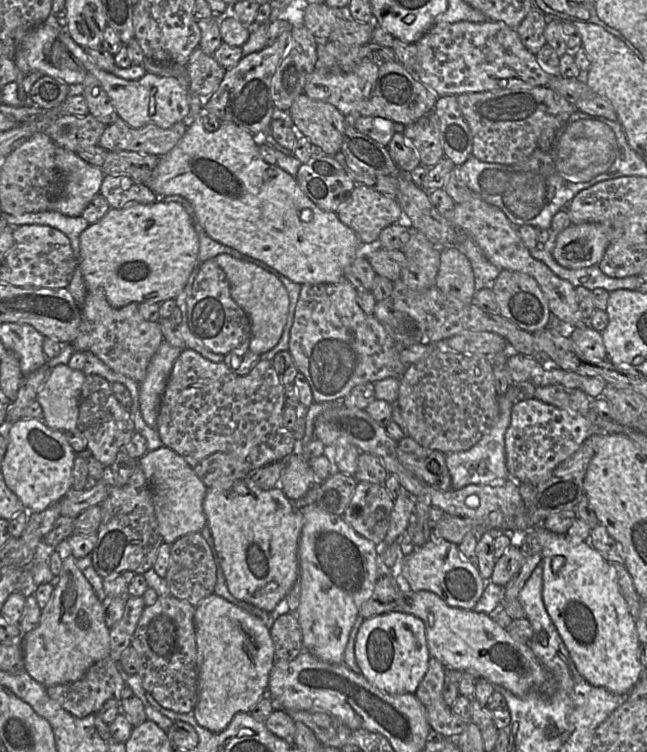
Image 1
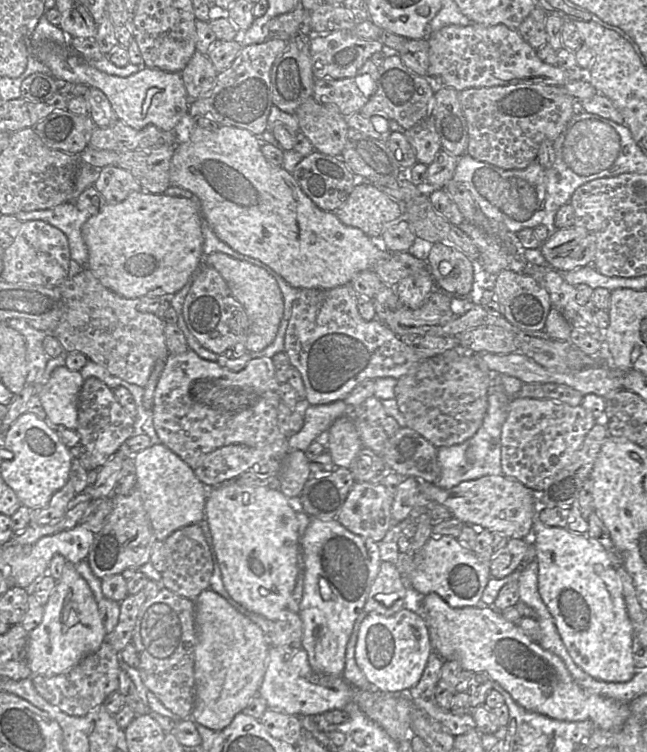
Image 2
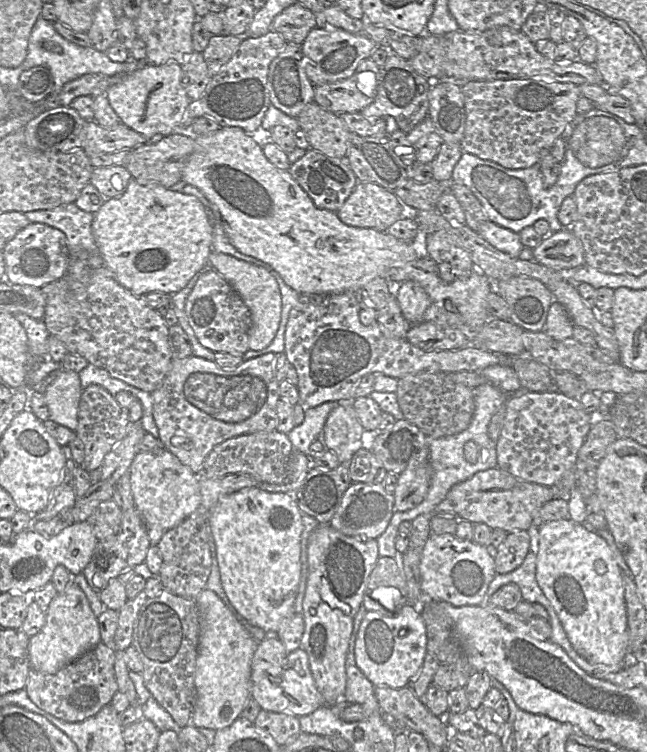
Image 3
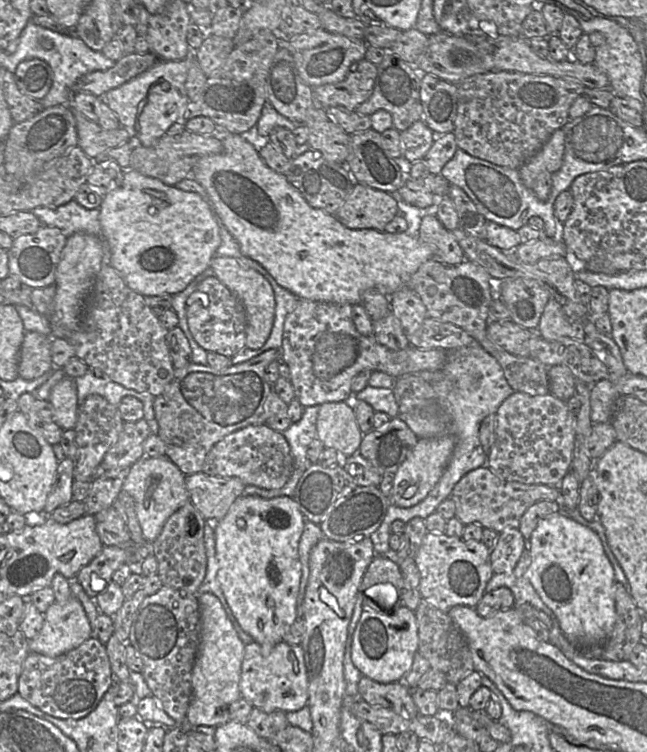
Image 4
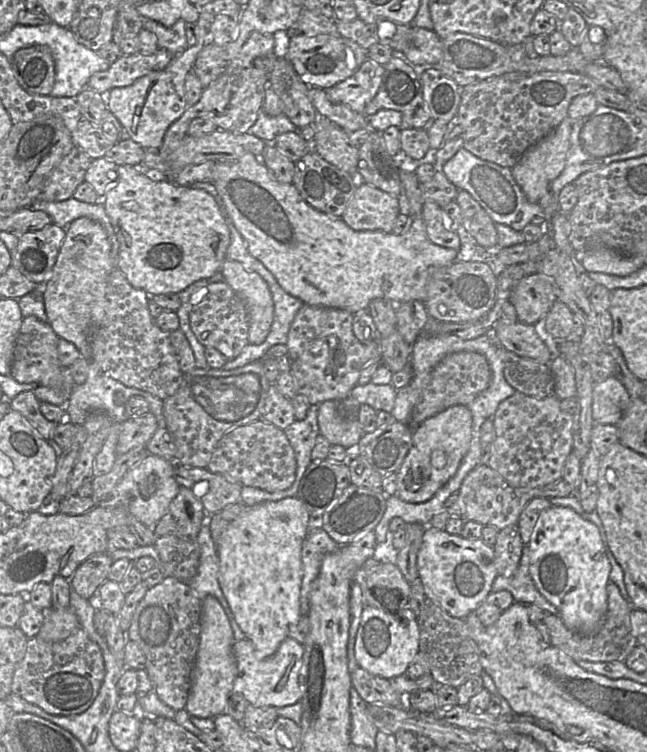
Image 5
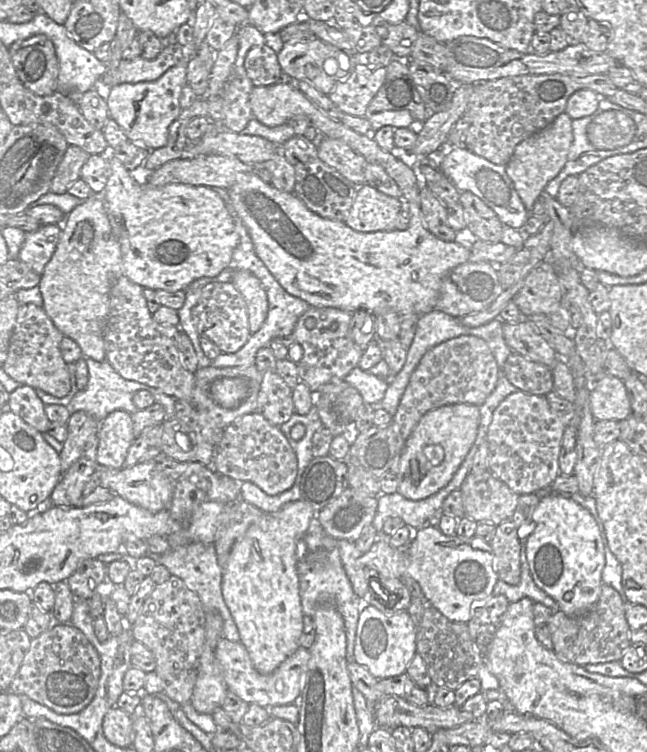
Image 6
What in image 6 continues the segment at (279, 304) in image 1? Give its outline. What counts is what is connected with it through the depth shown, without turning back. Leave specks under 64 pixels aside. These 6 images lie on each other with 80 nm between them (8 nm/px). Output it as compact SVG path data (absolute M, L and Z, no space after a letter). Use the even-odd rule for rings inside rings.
M234 269L232 284L246 302L249 331L250 334L254 334L262 327L267 318L267 294L261 281L247 270Z

